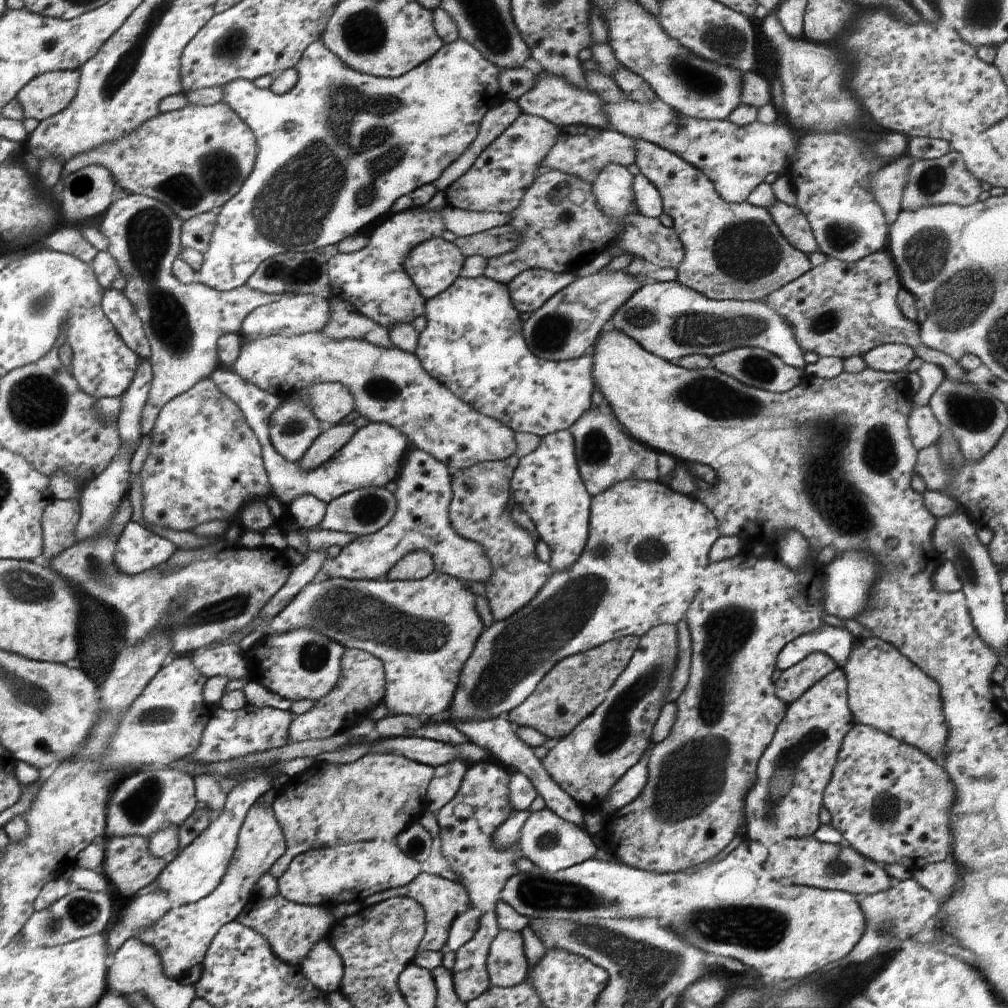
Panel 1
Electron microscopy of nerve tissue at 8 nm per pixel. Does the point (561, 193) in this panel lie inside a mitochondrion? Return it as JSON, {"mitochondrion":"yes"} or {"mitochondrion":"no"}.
{"mitochondrion":"yes"}

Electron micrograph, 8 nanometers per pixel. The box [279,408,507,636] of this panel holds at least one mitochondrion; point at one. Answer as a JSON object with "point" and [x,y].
{"point":[370,507]}

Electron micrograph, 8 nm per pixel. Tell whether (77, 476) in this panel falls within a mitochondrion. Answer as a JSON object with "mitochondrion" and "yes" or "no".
{"mitochondrion":"no"}

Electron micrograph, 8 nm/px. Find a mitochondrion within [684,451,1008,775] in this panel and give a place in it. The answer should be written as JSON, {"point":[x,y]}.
{"point":[725,631]}

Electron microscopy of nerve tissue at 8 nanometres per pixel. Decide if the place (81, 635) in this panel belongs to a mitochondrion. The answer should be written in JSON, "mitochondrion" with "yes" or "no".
{"mitochondrion":"no"}

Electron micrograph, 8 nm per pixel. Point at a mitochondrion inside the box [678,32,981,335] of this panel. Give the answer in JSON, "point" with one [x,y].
{"point":[746,248]}

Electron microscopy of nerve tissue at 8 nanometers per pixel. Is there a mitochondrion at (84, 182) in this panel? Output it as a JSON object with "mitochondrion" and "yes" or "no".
{"mitochondrion":"yes"}

